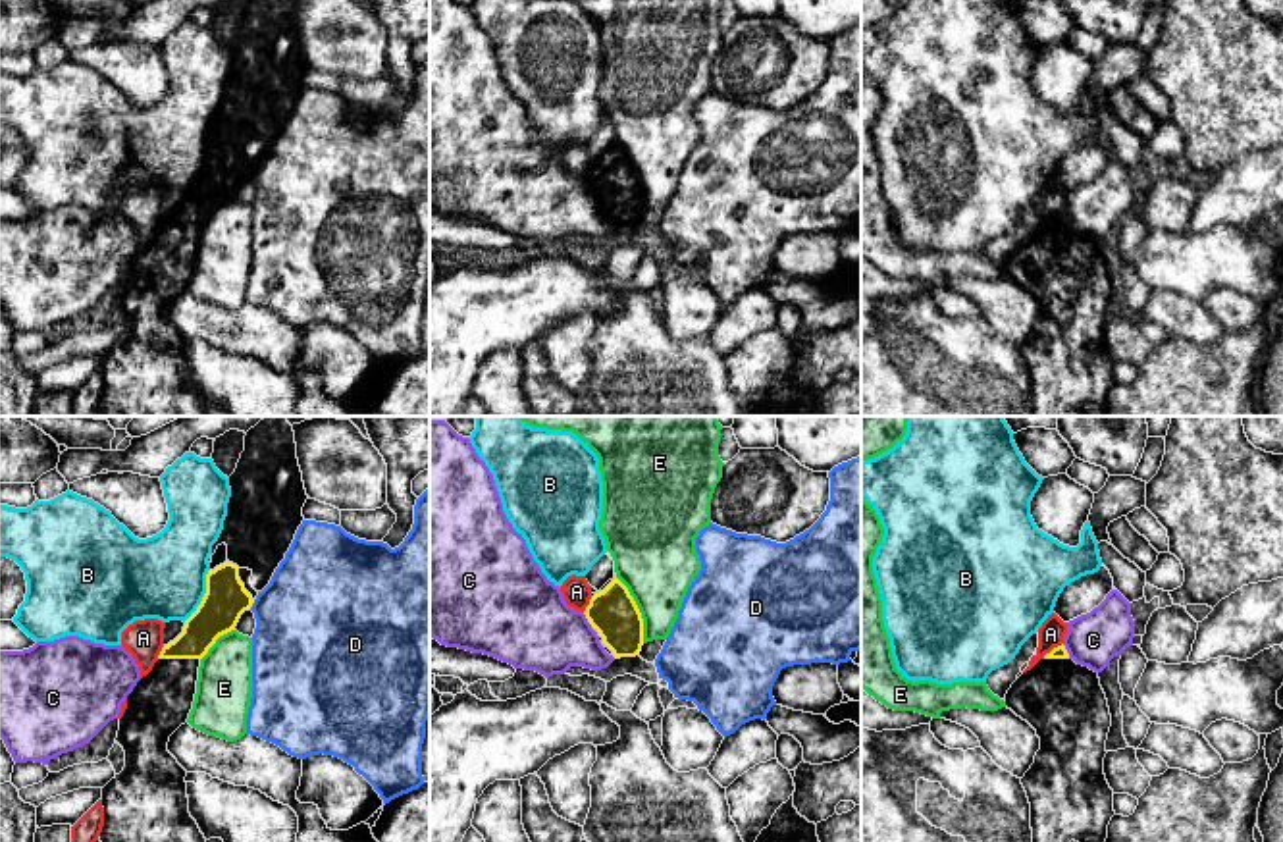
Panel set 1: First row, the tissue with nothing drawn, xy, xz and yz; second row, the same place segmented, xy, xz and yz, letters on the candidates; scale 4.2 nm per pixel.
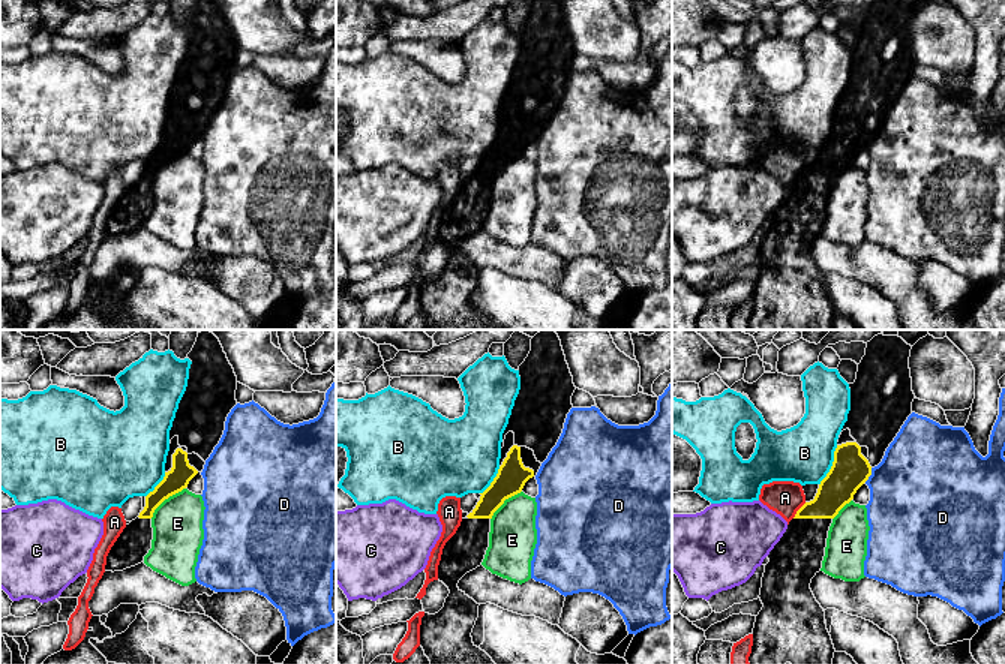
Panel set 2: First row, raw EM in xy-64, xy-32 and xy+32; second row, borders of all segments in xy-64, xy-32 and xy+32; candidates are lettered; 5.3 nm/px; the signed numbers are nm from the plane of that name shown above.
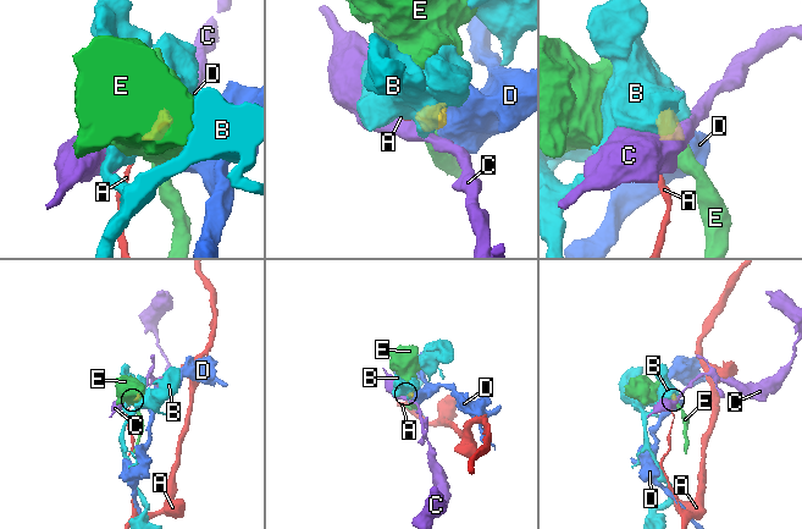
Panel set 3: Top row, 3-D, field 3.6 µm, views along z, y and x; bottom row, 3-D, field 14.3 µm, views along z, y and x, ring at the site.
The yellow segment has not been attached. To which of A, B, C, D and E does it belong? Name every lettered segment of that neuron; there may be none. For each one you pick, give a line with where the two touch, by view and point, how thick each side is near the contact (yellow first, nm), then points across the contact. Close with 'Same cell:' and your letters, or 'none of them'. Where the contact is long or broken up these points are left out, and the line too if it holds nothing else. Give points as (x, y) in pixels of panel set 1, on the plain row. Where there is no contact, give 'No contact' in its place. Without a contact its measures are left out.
Same cell: none of them

